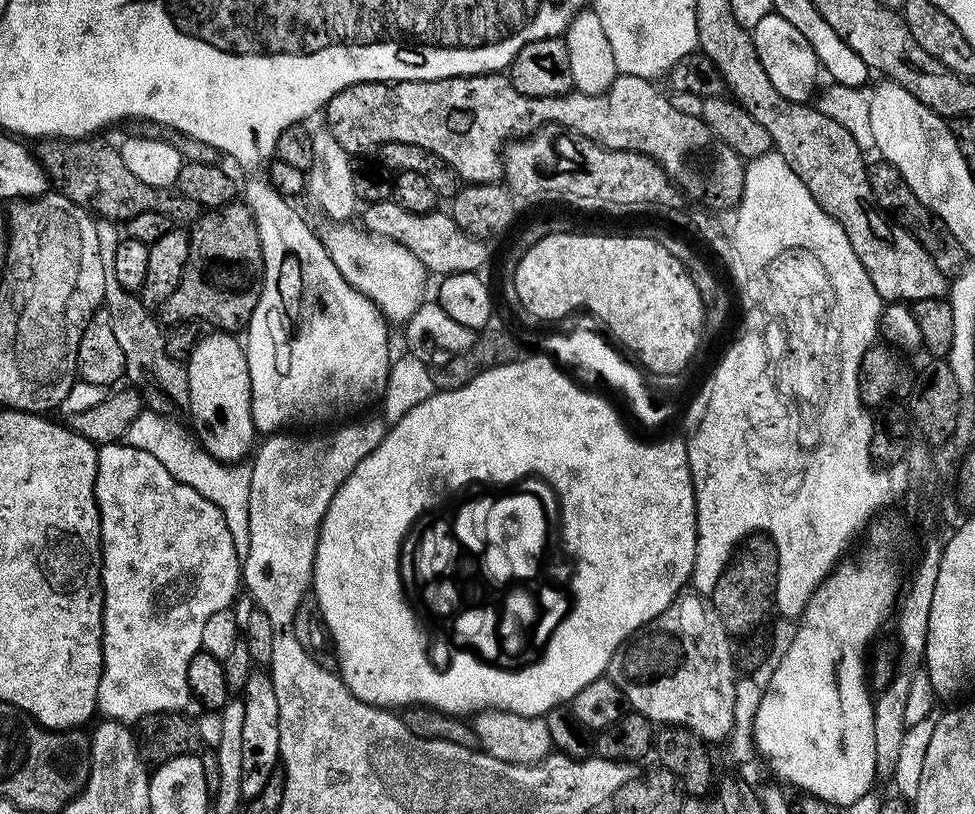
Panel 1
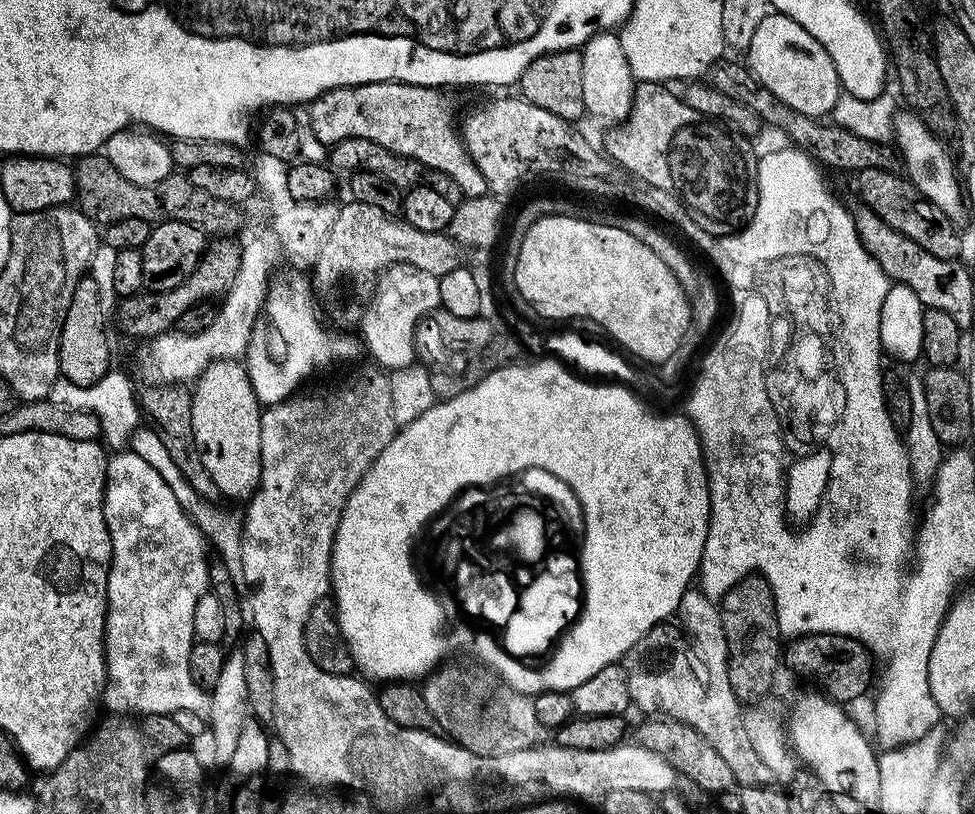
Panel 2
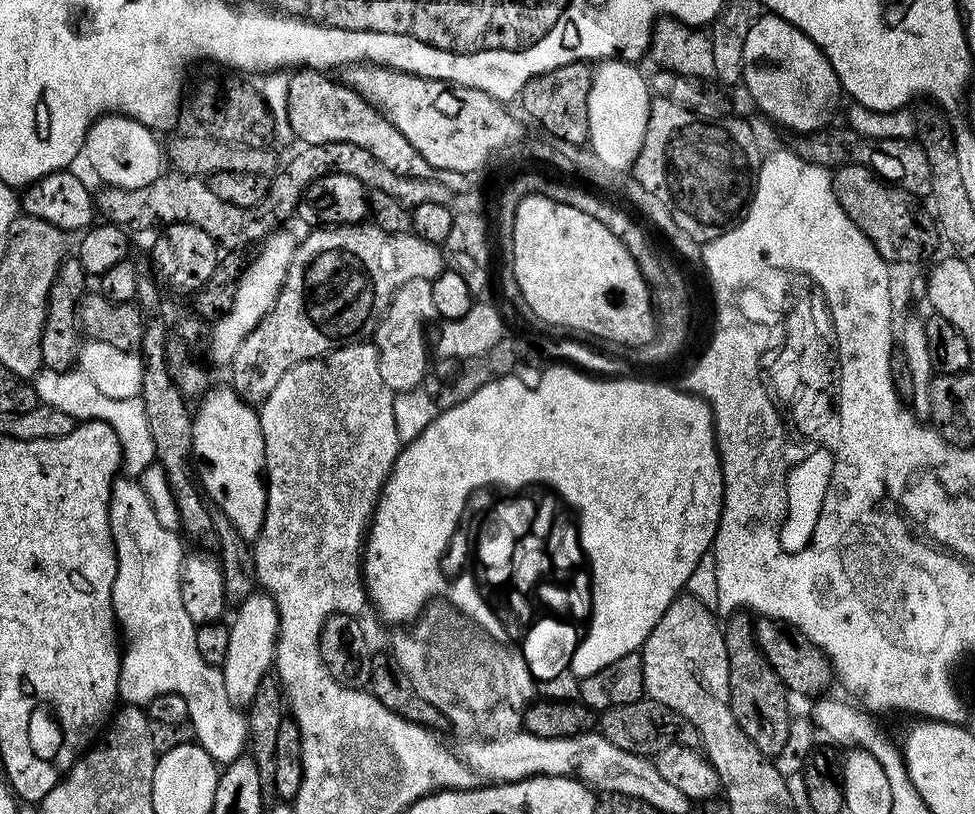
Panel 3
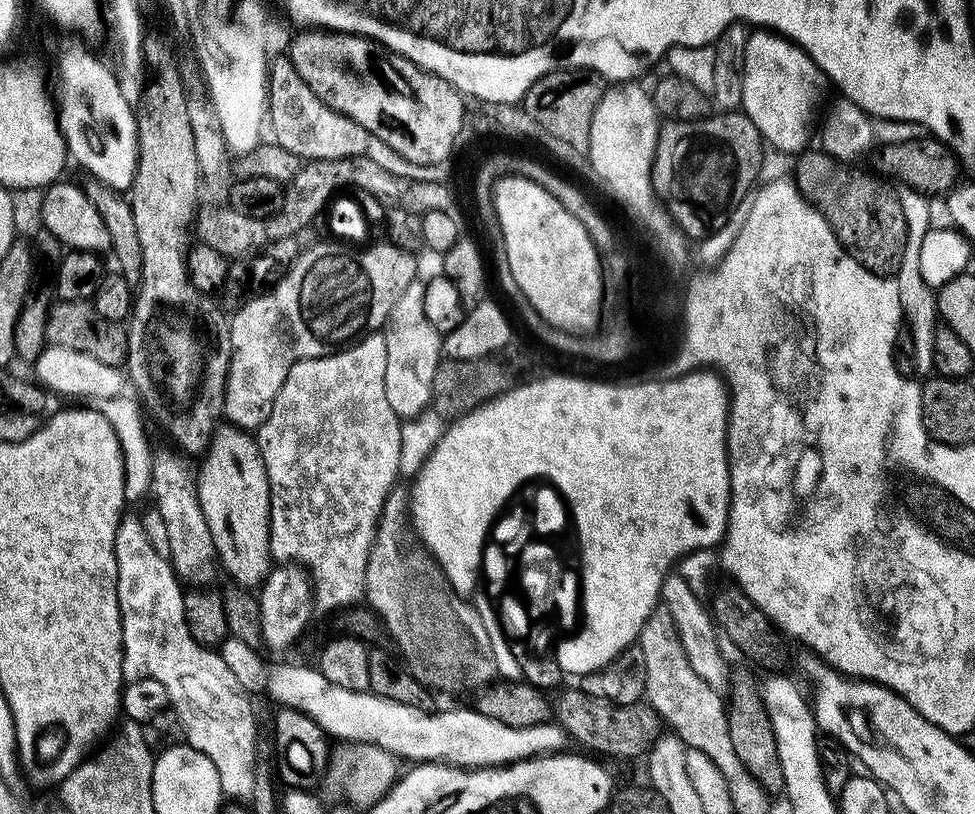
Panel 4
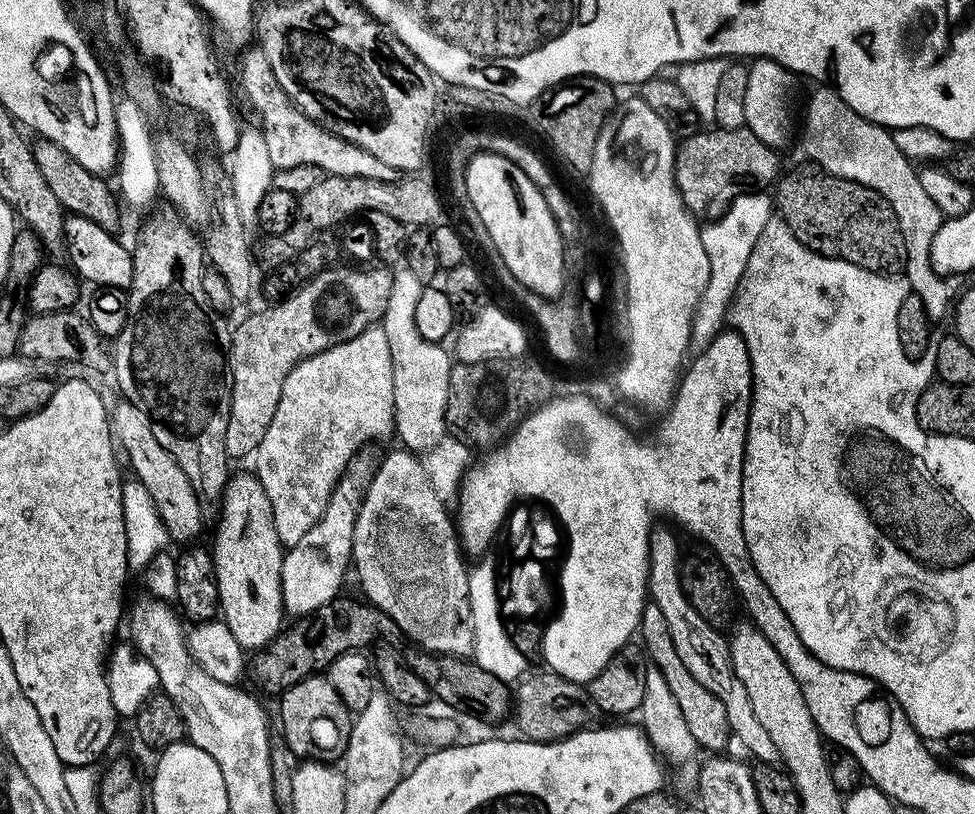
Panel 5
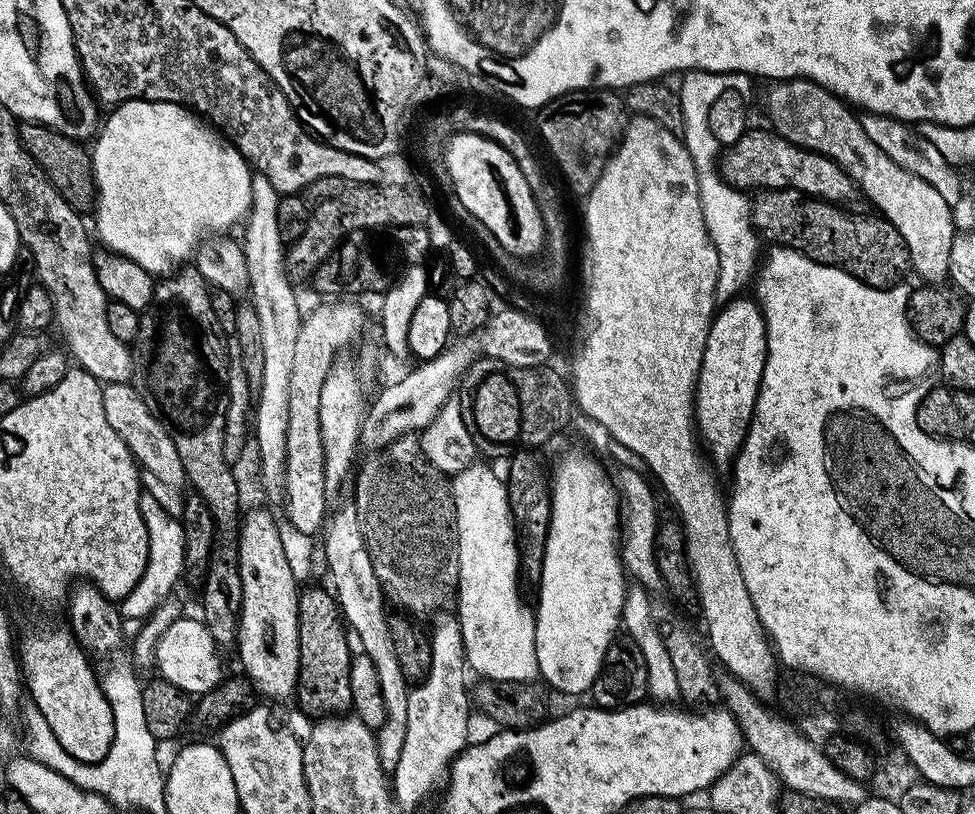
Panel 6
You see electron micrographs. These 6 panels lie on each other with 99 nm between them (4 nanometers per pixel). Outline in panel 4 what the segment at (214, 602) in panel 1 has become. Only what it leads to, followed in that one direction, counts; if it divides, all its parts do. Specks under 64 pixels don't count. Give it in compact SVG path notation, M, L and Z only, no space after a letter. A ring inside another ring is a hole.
M121 519L116 535L116 561L118 562L118 594L120 598L120 621L124 639L124 674L128 682L149 680L163 684L168 701L177 718L182 722L185 743L204 753L216 763L220 786L229 797L244 798L254 787L256 761L256 720L249 693L235 680L219 651L204 648L191 637L187 629L184 611L184 595L181 581L172 570L172 565L155 548L153 537L144 529L144 520Z

